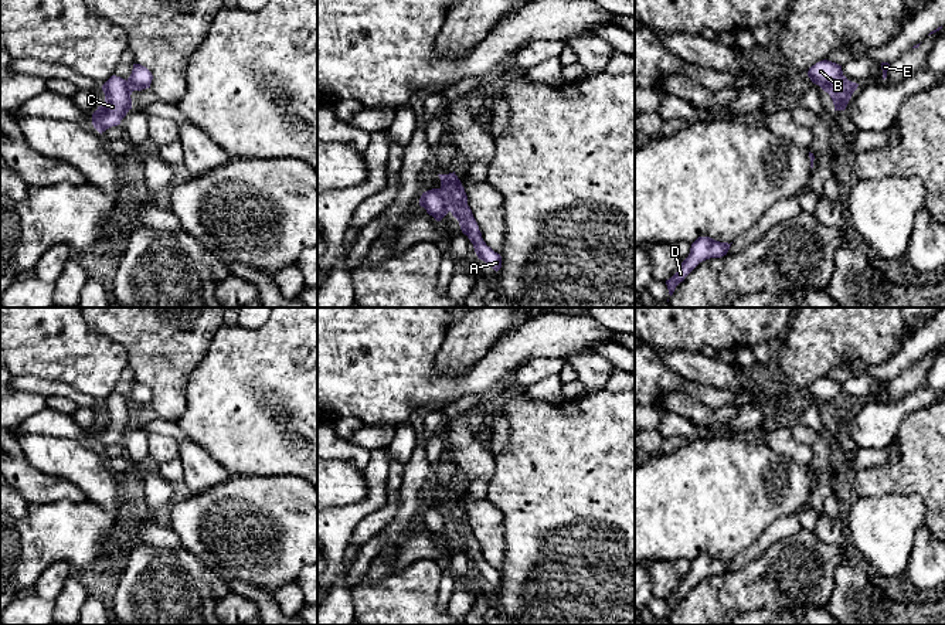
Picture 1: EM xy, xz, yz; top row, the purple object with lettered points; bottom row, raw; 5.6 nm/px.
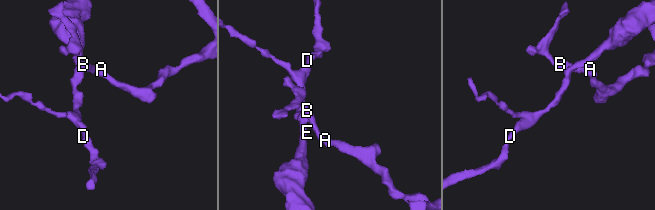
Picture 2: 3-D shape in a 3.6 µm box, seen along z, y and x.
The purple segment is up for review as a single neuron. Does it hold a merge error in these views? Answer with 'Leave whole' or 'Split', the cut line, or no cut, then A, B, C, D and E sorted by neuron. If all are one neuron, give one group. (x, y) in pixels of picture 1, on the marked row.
Split. Split along xz (439, 189), (449, 210). Groups: A B / C D E

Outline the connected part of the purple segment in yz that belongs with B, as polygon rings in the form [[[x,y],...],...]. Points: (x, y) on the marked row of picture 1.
[[[823,60],[812,65],[808,77],[829,95],[844,88],[849,79],[843,75],[842,65]]]

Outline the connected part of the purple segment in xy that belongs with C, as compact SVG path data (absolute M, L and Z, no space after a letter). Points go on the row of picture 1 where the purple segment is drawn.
M112 75L103 85L105 102L92 113L92 125L102 135L106 129L120 125L132 109L132 89L126 79Z

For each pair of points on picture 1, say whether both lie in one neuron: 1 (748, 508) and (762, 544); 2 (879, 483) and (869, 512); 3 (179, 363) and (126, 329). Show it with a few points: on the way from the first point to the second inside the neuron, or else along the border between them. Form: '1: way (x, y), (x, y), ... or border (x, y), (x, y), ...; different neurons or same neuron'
1: border (785, 516), (774, 520), (734, 559); different neurons
2: border (908, 496), (879, 495), (859, 498); different neurons
3: way (166, 350), (145, 329), (139, 329); same neuron

